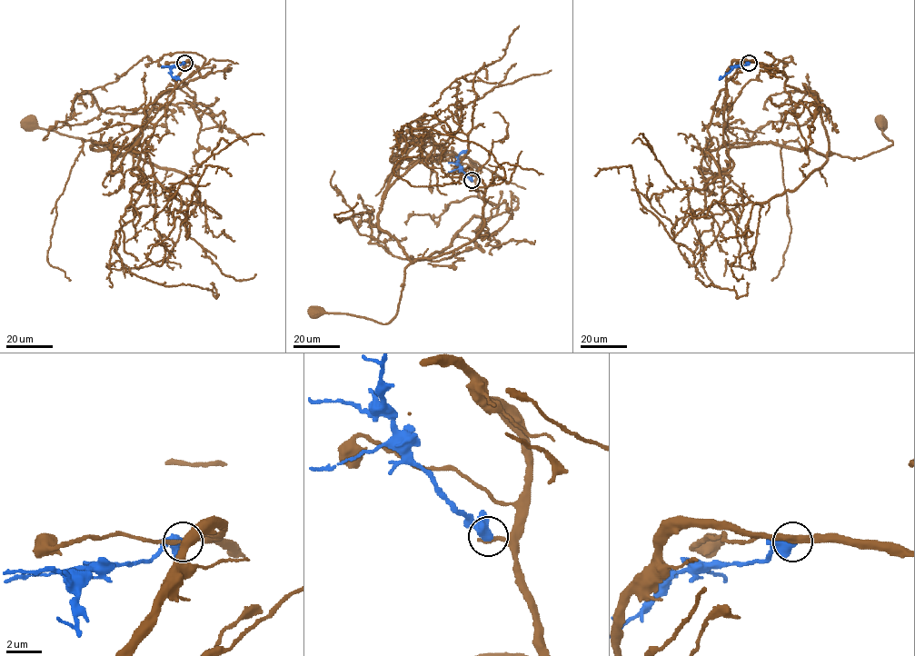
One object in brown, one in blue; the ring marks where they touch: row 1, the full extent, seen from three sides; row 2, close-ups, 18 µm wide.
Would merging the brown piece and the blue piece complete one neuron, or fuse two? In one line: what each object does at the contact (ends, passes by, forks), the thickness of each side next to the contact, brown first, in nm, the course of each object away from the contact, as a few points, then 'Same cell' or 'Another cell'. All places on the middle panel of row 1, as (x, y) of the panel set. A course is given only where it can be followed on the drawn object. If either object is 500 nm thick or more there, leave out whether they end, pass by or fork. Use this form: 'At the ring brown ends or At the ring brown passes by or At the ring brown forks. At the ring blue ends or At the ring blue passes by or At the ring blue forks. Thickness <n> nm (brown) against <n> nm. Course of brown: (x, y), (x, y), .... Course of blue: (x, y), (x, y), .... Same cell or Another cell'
Thickness 280 nm (brown) against 650 nm. Course of brown: (472, 180), (497, 213), (486, 219), (473, 216), (451, 245), (410, 263), (392, 318), (383, 323), (315, 313). Course of blue: (472, 180), (457, 162), (458, 155), (467, 150). Another cell

